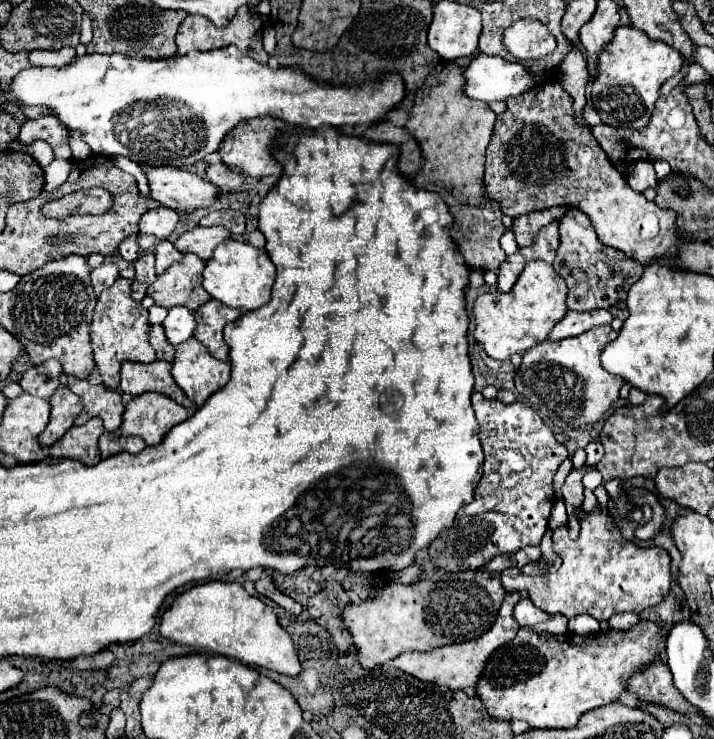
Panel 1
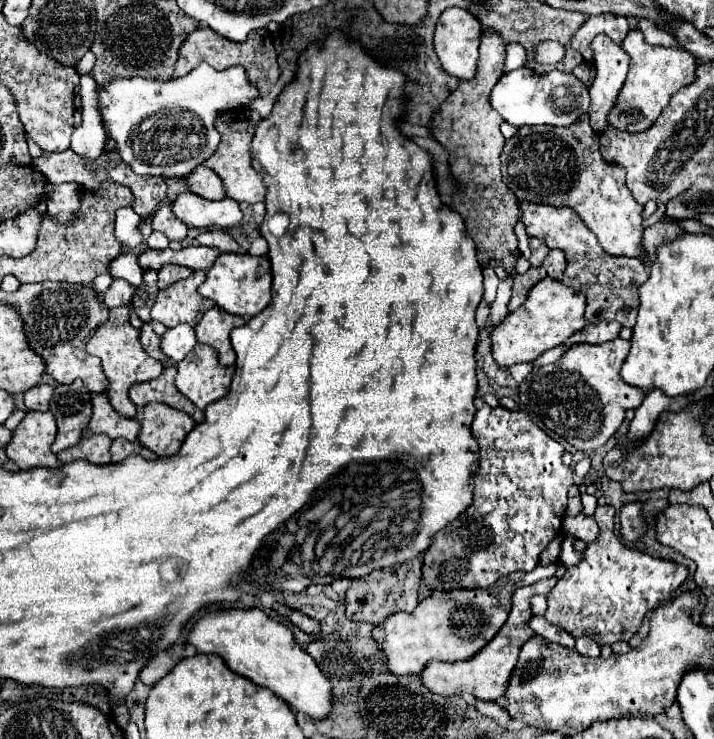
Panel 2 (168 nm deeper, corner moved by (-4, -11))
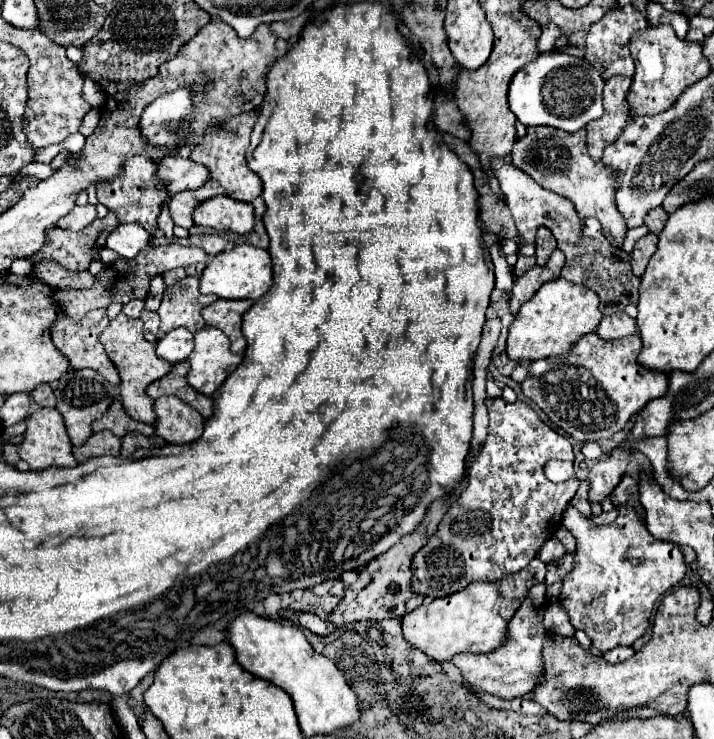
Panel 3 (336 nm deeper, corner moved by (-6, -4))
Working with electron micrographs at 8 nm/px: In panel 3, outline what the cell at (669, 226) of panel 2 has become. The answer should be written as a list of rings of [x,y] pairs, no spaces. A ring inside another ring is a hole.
[[[646,234],[644,238],[640,238],[634,244],[634,252],[632,252],[632,272],[636,272],[636,276],[640,276],[646,270],[646,264],[650,262],[652,254],[656,252],[656,244],[658,244],[658,234]]]

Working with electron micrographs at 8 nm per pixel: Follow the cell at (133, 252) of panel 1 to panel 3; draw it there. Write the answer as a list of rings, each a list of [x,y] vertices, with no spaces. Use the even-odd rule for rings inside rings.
[[[162,208],[160,216],[158,216],[158,228],[164,232],[164,236],[166,236],[166,238],[172,238],[172,236],[174,236],[174,234],[172,234],[174,224],[172,224],[172,218],[170,218],[168,208]]]

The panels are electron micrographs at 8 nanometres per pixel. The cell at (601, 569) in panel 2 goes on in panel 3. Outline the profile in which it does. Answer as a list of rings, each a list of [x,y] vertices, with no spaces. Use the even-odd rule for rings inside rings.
[[[569,505],[562,526],[576,538],[576,551],[574,568],[562,580],[560,606],[568,612],[572,626],[584,630],[600,652],[616,646],[632,646],[646,632],[656,600],[686,574],[680,548],[672,542],[656,540],[630,506],[620,506],[618,518],[612,524],[594,526]]]

